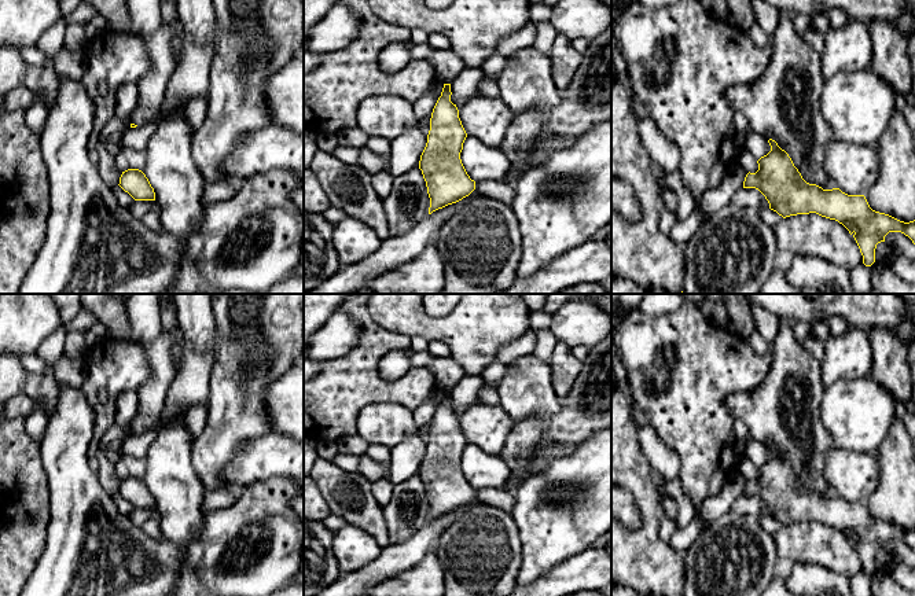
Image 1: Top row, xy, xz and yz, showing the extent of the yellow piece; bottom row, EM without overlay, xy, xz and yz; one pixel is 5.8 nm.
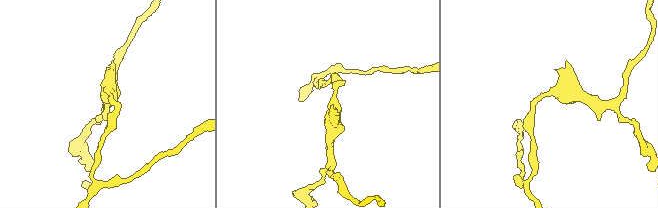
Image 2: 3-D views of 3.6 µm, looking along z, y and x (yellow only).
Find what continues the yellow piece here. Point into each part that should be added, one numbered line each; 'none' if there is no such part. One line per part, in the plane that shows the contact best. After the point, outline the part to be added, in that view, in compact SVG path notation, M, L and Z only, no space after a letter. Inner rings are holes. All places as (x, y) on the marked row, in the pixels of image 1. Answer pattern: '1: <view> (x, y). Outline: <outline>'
1: xy (151, 88). Outline: M179 16L173 27L166 27L161 23L152 33L137 34L148 51L151 69L146 77L136 82L139 103L129 115L131 124L146 125L162 106L168 82L176 67L172 44L174 33L184 34Z

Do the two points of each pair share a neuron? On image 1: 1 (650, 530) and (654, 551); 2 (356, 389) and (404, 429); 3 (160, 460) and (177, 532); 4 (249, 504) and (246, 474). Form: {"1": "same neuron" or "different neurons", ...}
{"1": "same neuron", "2": "different neurons", "3": "same neuron", "4": "different neurons"}

